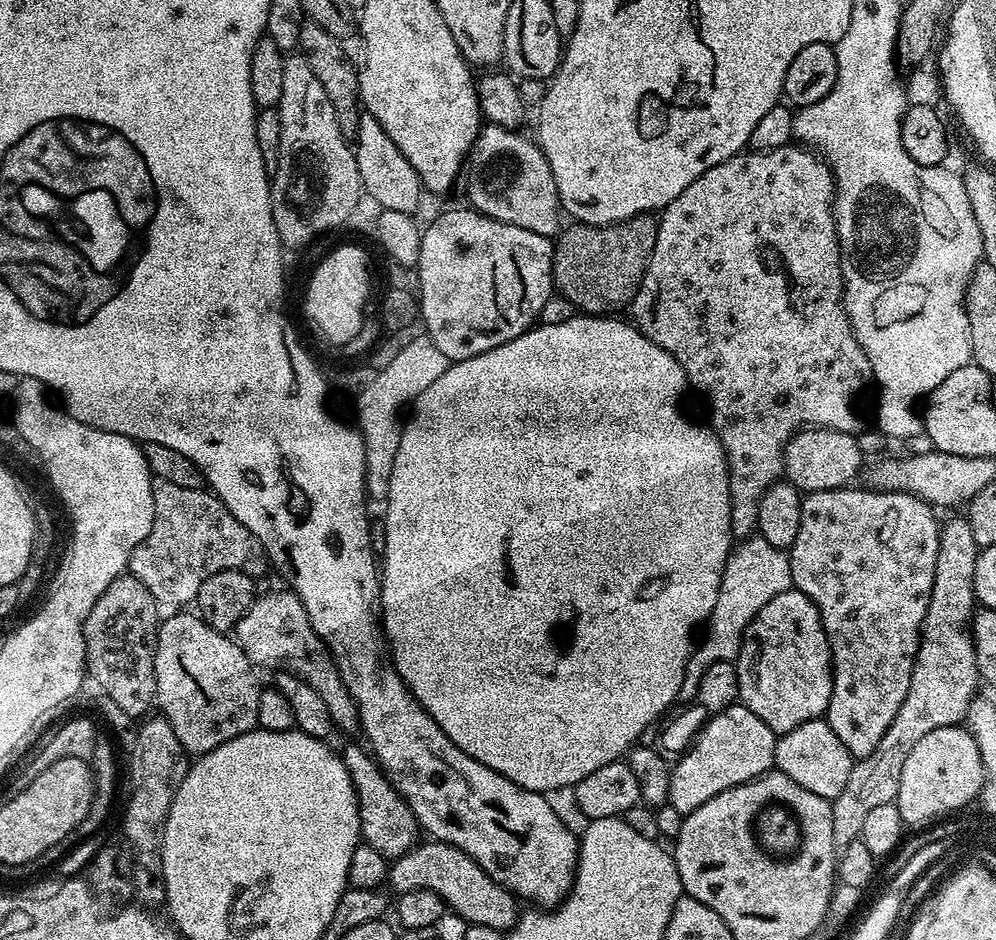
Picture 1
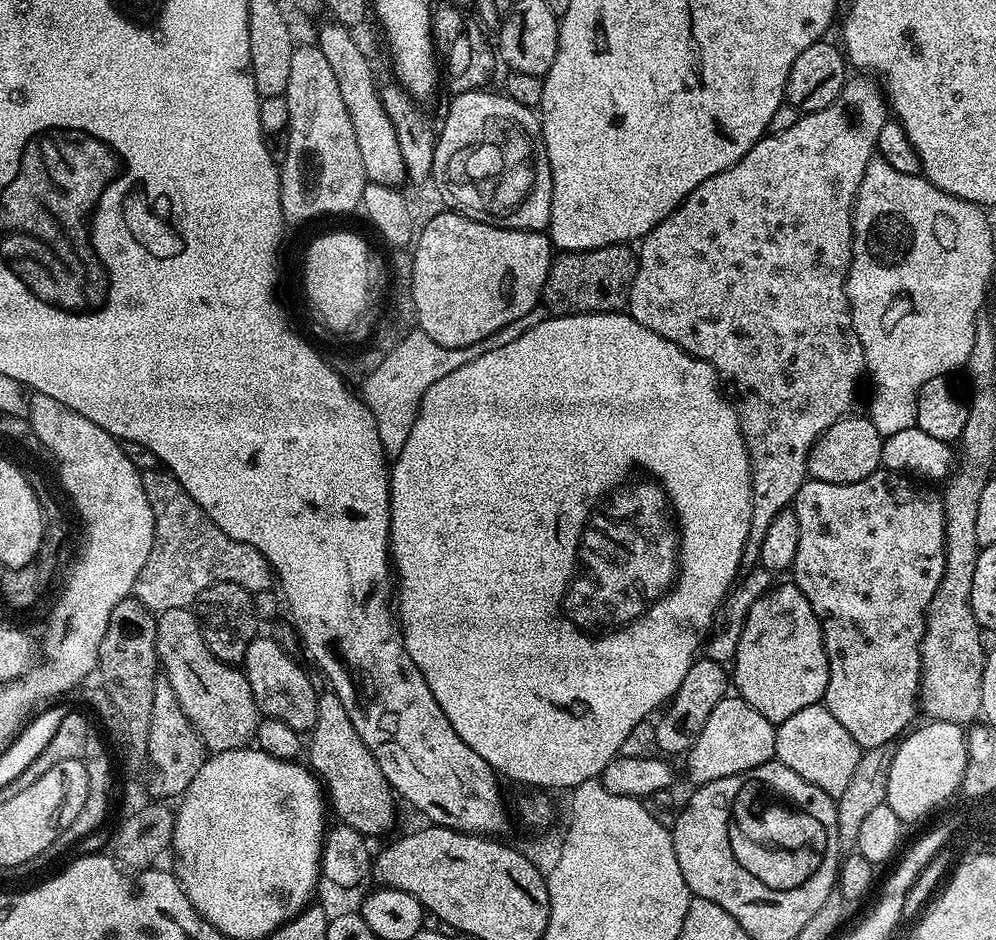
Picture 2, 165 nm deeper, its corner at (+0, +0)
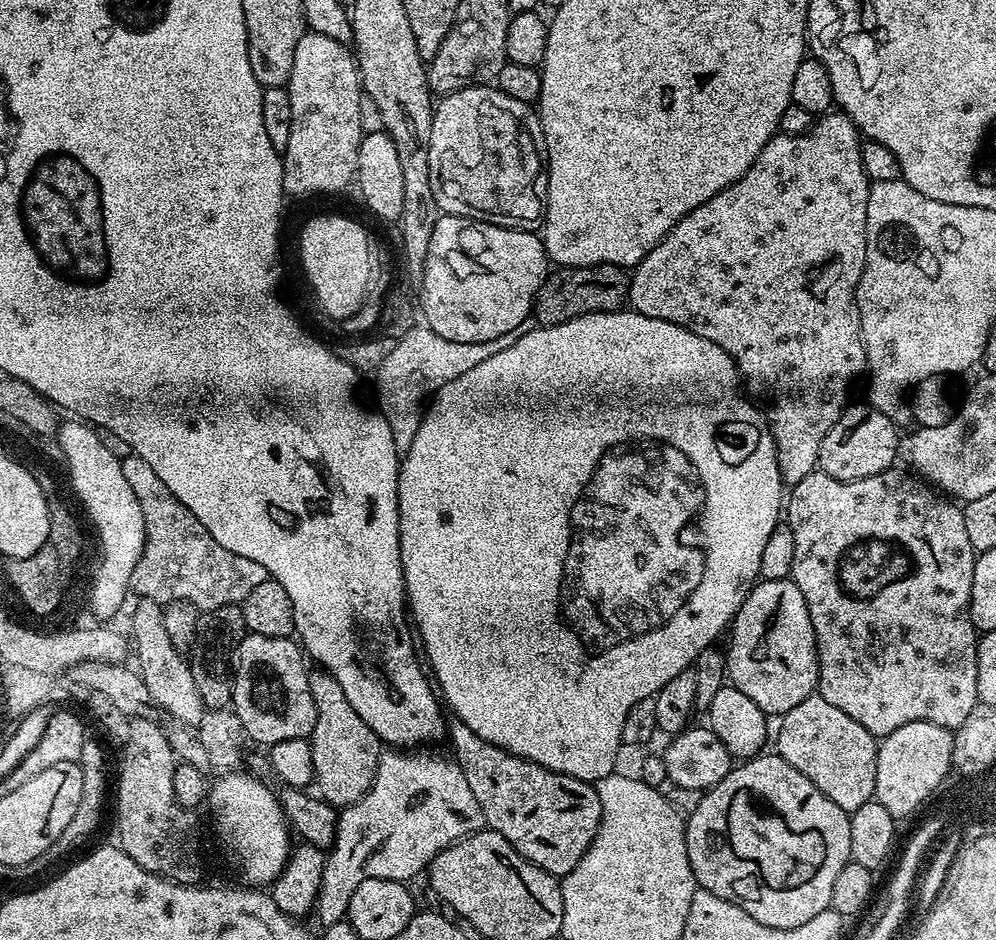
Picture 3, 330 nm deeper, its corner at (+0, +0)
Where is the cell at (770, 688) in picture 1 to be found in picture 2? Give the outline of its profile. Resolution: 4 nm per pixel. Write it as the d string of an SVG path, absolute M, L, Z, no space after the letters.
M777 583L762 598L758 598L754 606L750 606L750 614L738 638L734 667L730 672L740 699L754 706L762 718L777 726L786 722L790 714L798 714L798 710L806 710L806 706L821 703L828 685L828 655L824 649L824 632L820 629L820 620L814 614L806 594L802 594L795 583L787 583Z

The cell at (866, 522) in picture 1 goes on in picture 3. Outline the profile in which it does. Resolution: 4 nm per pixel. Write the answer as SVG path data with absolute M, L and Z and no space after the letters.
M817 470L806 474L802 482L791 485L786 496L786 523L794 534L794 566L790 578L796 583L798 590L802 590L806 606L810 610L810 622L814 626L816 654L820 658L818 695L826 698L830 706L838 706L842 714L850 714L850 718L854 718L858 726L866 726L868 733L877 738L894 734L894 730L919 720L949 730L958 729L978 704L978 633L972 627L972 618L968 615L970 586L974 582L974 566L978 554L970 546L970 538L966 535L964 513L959 503L945 498L923 479L896 471L889 470L861 480L839 480Z

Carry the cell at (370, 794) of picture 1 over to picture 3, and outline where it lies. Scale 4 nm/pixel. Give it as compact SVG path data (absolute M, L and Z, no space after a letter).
M313 671L309 675L308 681L310 682L310 694L314 698L316 707L316 721L310 737L314 754L314 770L316 771L314 784L315 787L320 787L319 799L331 804L337 810L343 810L349 804L361 800L370 790L376 777L376 768L380 765L382 741L374 734L374 730L370 730L370 726L366 726L366 722L362 722L362 718L358 718L354 706L350 706L350 701L346 699L342 686L338 686L338 681L329 672Z

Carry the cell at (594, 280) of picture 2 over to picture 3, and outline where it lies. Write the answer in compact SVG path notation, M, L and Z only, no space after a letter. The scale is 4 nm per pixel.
M595 264L589 268L557 267L549 271L544 285L534 301L534 320L537 325L561 324L586 314L618 312L628 304L629 273L615 264Z

